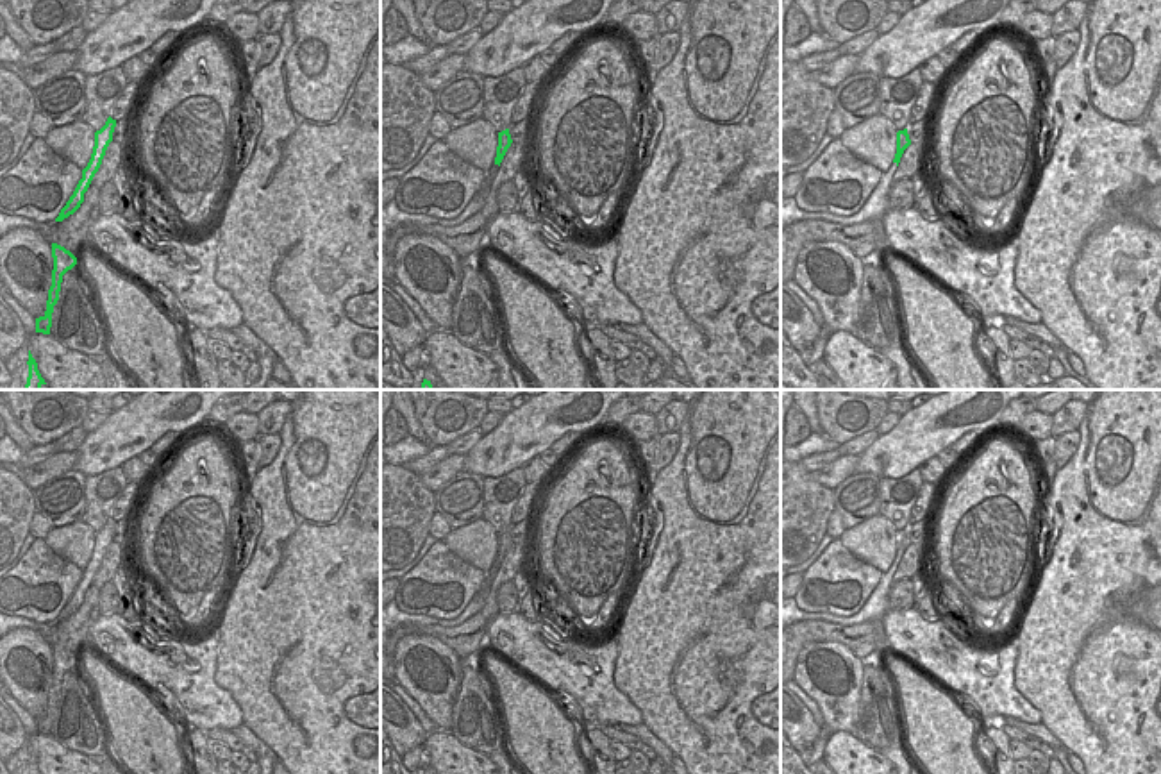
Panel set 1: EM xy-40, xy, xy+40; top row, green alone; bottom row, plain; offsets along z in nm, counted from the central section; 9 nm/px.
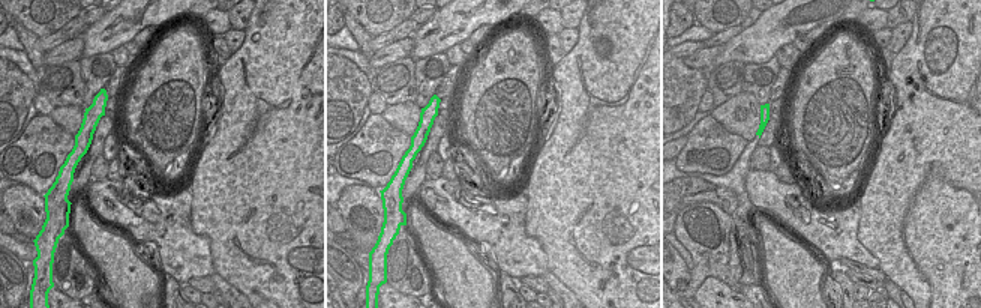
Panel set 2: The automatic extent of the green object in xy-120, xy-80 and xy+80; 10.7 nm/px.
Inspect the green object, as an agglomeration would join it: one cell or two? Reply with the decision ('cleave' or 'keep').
cleave

